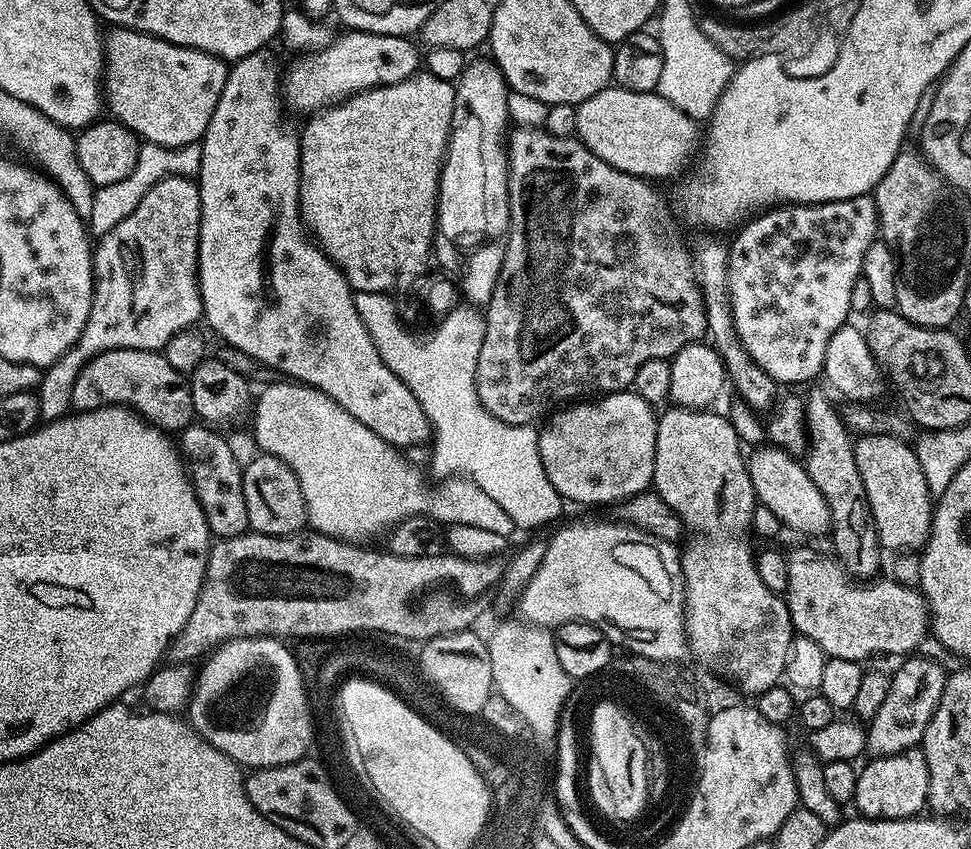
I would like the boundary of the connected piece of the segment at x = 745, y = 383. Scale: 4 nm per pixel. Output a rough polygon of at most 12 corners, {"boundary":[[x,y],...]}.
{"boundary":[[712,240],[690,256],[707,339],[743,403],[767,413],[778,385],[734,330],[728,250]]}

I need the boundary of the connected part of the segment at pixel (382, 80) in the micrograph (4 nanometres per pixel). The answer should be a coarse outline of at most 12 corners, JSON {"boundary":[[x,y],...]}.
{"boundary":[[345,31],[297,55],[289,109],[312,114],[421,67],[407,36]]}

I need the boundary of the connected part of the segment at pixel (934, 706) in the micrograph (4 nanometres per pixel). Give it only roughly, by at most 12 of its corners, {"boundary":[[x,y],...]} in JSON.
{"boundary":[[912,654],[866,724],[872,758],[923,741],[946,673]]}

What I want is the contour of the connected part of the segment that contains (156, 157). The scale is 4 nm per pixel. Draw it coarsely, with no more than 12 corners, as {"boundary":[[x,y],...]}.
{"boundary":[[141,143],[134,170],[102,186],[86,218],[105,236],[162,178],[199,177],[200,144]]}

